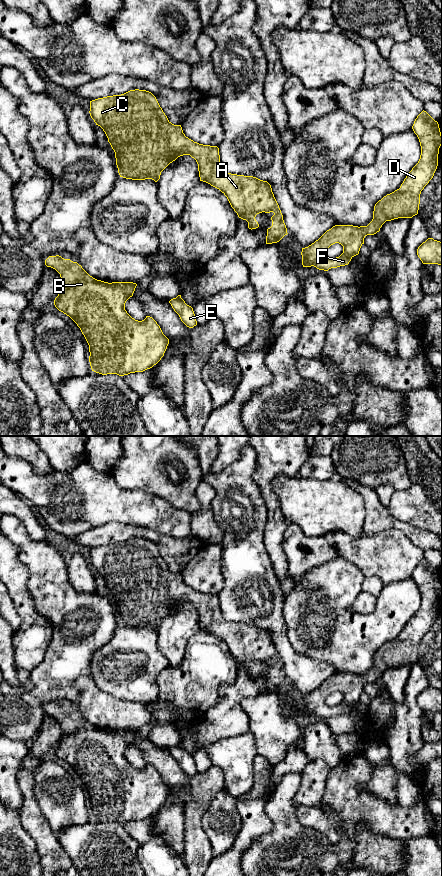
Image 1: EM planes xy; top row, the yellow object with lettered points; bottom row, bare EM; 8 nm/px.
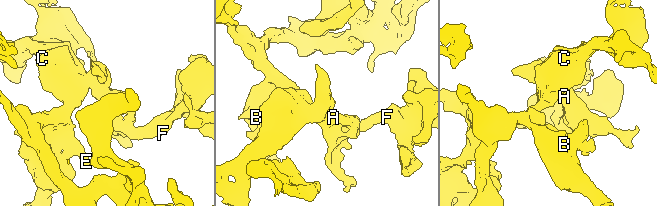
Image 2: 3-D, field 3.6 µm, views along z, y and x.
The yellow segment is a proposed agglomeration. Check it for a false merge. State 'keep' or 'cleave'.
keep

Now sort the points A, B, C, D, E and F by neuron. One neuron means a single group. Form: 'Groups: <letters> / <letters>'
Groups: A B C D E F

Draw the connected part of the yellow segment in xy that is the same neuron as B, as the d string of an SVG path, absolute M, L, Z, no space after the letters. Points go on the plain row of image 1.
M59 703L49 704L45 713L55 717L61 725L62 737L54 748L55 755L69 764L80 776L89 793L89 810L92 819L107 823L128 823L135 820L143 820L156 813L169 792L169 787L163 782L160 774L150 764L142 769L135 768L125 758L126 749L133 744L136 731L133 730L104 730L90 724L81 713L70 707L64 707Z

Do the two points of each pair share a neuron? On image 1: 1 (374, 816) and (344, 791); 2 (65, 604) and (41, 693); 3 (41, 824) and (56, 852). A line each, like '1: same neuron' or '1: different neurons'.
1: same neuron
2: same neuron
3: same neuron

